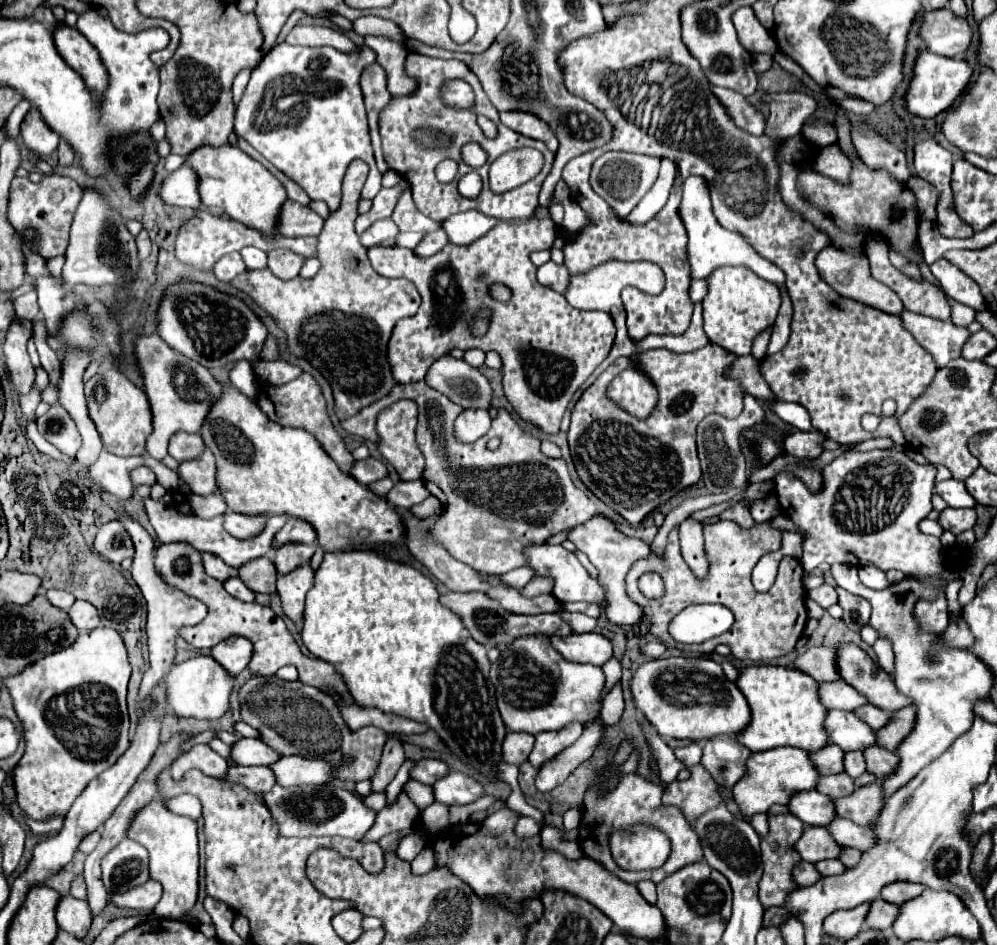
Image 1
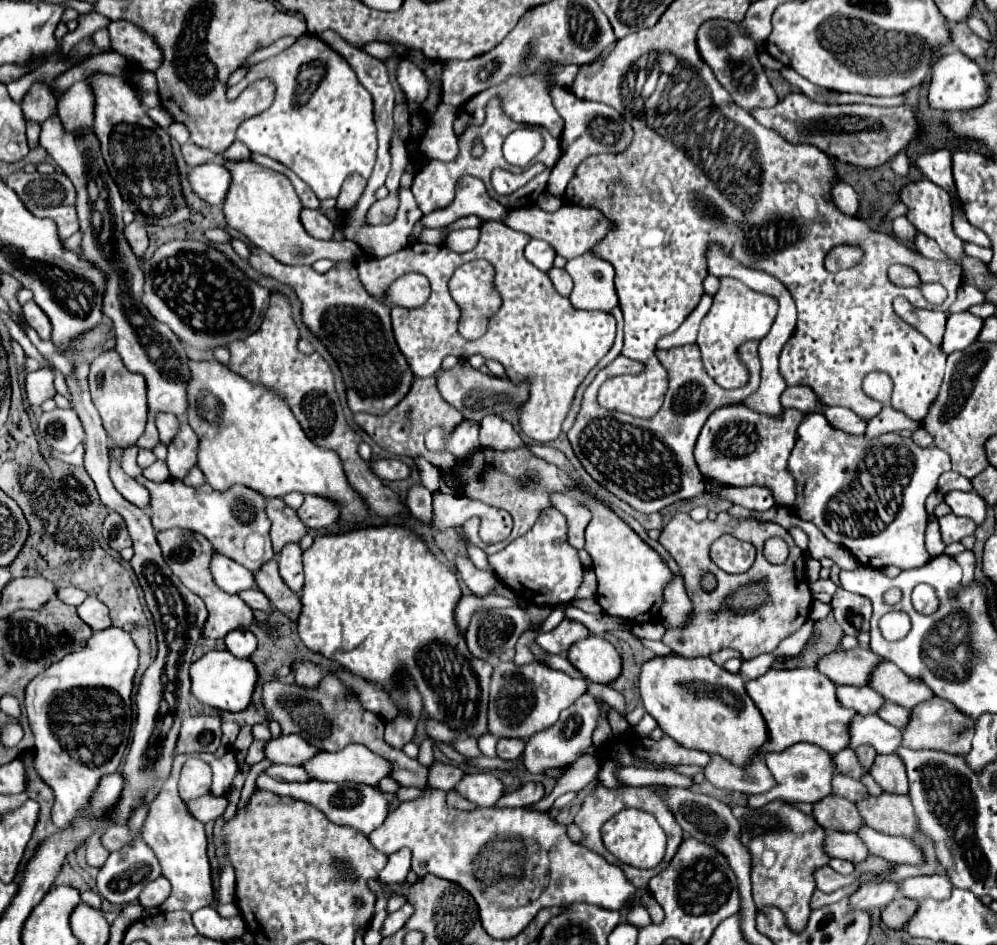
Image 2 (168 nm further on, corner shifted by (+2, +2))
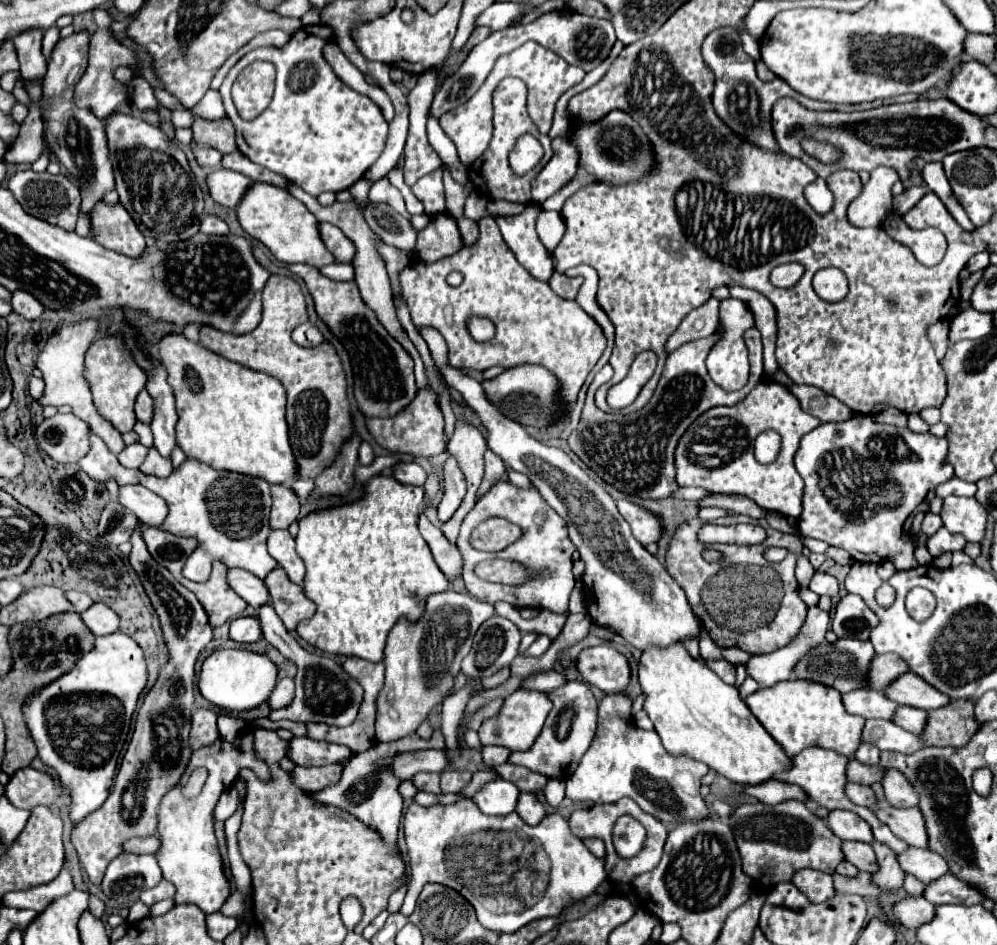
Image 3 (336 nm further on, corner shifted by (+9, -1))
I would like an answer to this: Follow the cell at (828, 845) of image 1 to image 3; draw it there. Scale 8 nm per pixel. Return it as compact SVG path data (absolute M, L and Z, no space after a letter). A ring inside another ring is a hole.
M843 843L843 853L845 859L851 861L859 871L869 871L869 873L879 871L873 847L869 843Z

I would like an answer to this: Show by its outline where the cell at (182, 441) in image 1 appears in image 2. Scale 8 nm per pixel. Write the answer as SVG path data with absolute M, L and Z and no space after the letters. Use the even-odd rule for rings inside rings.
M158 414L156 426L158 426L158 432L160 432L160 442L166 444L166 446L178 434L178 418L174 414Z

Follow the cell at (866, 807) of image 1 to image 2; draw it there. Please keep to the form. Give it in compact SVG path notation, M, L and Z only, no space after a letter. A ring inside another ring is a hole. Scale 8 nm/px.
M888 792L868 796L866 800L858 802L858 812L862 812L864 824L890 836L910 836L918 826L908 796Z

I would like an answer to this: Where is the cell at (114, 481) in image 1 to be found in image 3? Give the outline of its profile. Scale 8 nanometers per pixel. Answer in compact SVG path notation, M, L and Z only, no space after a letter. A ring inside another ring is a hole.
M123 485L119 489L119 503L137 515L145 525L161 527L167 517L167 503L157 493L145 489L143 485Z

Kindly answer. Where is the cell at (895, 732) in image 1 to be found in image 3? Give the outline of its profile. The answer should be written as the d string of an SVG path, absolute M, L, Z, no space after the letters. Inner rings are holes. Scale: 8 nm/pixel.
M957 699L949 705L929 711L923 739L927 745L963 747L981 727L975 721L975 703L971 699Z

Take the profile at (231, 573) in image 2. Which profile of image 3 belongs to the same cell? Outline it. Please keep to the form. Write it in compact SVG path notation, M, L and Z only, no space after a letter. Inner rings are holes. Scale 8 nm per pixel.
M229 569L227 573L229 585L257 611L263 607L263 603L269 603L269 589L263 579L251 575L249 571L243 569Z

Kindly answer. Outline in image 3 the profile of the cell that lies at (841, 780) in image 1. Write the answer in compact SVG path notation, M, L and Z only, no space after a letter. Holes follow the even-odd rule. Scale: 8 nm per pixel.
M849 783L847 785L847 797L857 803L857 805L865 805L865 807L875 807L877 805L877 797L873 793L871 787L867 785L859 785L859 783Z

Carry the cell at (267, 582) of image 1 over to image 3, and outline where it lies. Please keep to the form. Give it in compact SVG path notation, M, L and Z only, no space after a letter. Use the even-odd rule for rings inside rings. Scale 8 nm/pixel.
M281 567L271 571L265 577L265 583L271 593L271 605L279 619L285 623L287 631L295 631L299 621L305 621L315 615L315 603L307 599L301 585L291 583L291 579L287 579L287 573L281 571Z

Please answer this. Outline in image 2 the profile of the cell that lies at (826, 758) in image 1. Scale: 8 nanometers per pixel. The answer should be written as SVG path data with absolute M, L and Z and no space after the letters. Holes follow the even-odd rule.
M844 748L840 752L834 754L834 766L836 766L836 772L840 774L846 774L846 776L852 776L852 778L860 778L866 770L858 764L858 758L854 754L854 750L850 748Z

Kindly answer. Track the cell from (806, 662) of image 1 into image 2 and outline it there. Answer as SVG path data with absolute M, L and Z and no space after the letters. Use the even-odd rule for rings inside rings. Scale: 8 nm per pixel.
M852 648L852 650L836 650L822 656L816 664L816 670L828 676L834 684L850 684L850 686L866 686L872 668L882 658L876 656L870 648Z

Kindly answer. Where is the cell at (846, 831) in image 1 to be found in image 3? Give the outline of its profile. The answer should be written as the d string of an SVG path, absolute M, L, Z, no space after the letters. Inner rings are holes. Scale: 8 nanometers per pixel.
M909 847L905 853L899 855L899 863L901 863L905 873L915 875L925 885L935 881L935 879L939 879L941 875L949 873L947 861L943 857L939 857L939 855L935 855L929 849Z

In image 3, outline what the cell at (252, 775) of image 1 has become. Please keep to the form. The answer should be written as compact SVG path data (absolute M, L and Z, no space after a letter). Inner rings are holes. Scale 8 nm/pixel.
M325 765L325 767L295 767L293 779L295 785L299 785L305 791L323 791L323 787L329 787L331 783L337 783L341 779L343 767L341 765Z

